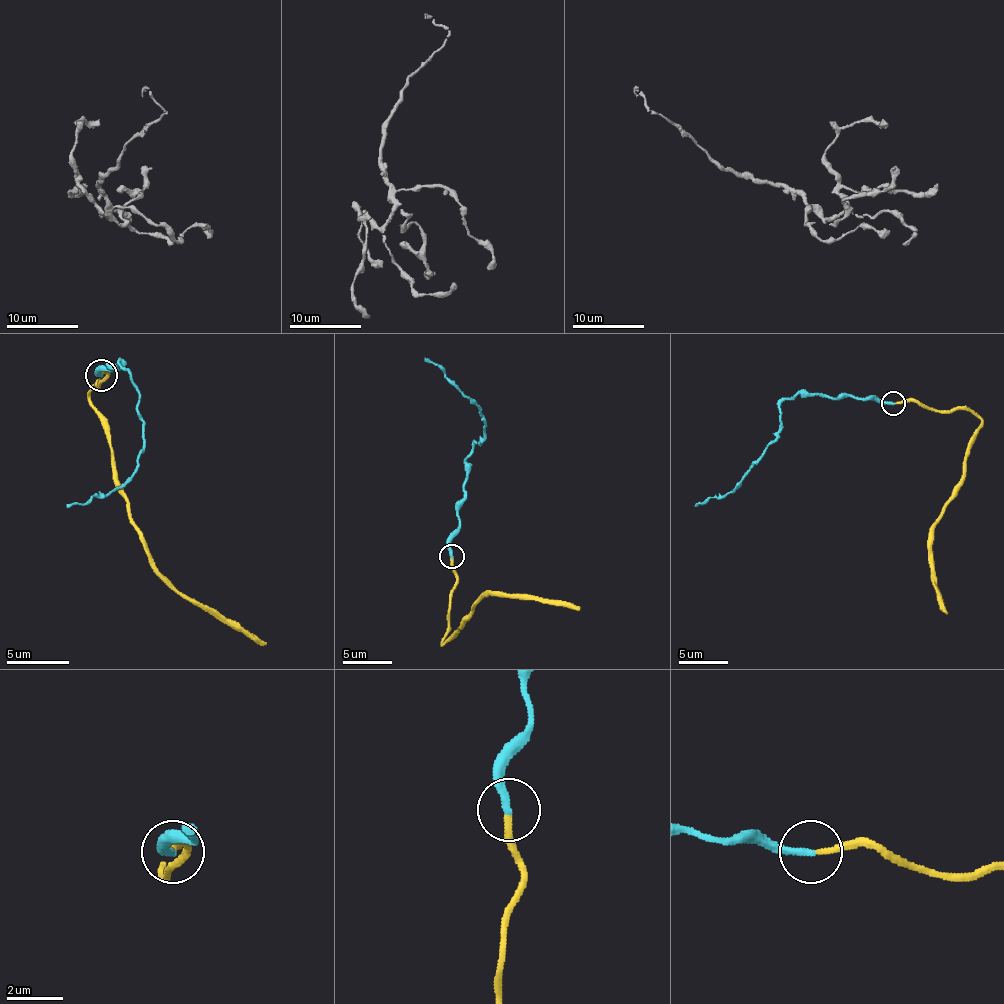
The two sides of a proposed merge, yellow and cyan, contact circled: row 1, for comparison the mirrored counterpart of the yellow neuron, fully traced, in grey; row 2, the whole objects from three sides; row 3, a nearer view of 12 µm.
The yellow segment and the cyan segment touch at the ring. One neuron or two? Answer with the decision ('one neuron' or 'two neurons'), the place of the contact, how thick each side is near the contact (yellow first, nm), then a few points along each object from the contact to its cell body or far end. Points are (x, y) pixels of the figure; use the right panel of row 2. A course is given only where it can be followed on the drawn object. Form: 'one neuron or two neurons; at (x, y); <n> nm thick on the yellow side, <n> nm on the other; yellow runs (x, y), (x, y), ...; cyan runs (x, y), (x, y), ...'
one neuron; at (893, 403); 200 nm thick on the yellow side, 280 nm on the other; yellow runs (895, 403), (968, 408), (981, 421), (964, 482), (934, 526), (932, 577), (944, 612); cyan runs (892, 403), (794, 394), (780, 403), (780, 435), (748, 475), (731, 492), (709, 497), (694, 506)

